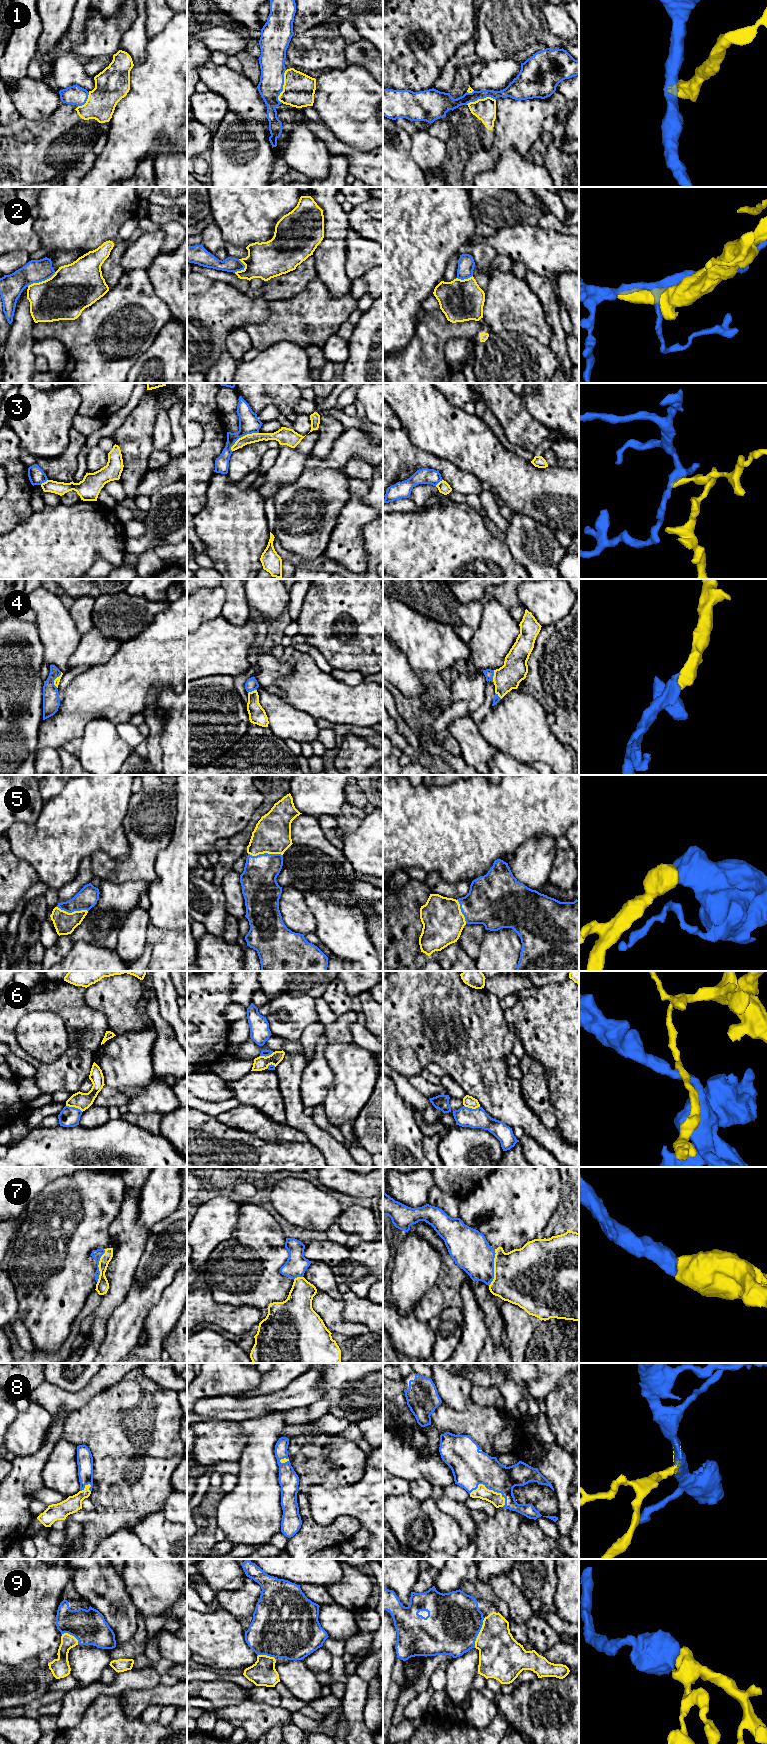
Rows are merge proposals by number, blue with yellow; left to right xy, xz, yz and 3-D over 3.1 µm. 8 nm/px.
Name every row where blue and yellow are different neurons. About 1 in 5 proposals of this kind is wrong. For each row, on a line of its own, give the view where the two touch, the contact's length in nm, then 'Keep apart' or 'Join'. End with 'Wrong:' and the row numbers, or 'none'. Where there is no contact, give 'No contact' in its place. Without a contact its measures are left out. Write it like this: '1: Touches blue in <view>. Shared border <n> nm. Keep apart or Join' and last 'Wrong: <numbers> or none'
1: Touches blue in xz. Shared border 260 nm. Keep apart
2: Touches blue in xy. Shared border 260 nm. Join
3: Touches blue in xz. Shared border 280 nm. Keep apart
4: Touches blue in yz. Shared border 90 nm. Join
5: Touches blue in xz. Shared border 280 nm. Join
6: Touches blue in xy. Shared border 140 nm. Keep apart
7: Touches blue in yz. Shared border 300 nm. Join
8: Touches blue in yz. Shared border 300 nm. Join
9: Touches blue in yz. Shared border 260 nm. Join
Wrong: 1, 3, 6

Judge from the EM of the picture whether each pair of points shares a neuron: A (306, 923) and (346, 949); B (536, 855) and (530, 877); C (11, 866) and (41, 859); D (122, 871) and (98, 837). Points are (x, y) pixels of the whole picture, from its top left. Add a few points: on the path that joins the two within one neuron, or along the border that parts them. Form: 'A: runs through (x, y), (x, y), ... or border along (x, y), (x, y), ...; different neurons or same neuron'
A: border along (308, 907), (315, 920), (315, 932); different neurons
B: runs through (533, 860), (532, 872); same neuron
C: border along (10, 849), (33, 868), (39, 880); different neurons
D: border along (128, 840), (125, 853), (108, 856); different neurons

